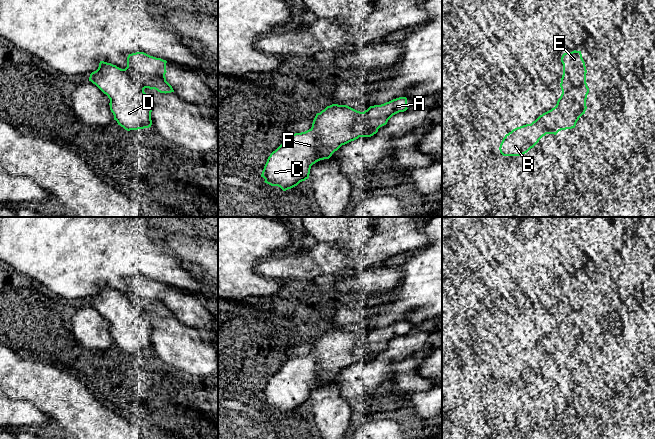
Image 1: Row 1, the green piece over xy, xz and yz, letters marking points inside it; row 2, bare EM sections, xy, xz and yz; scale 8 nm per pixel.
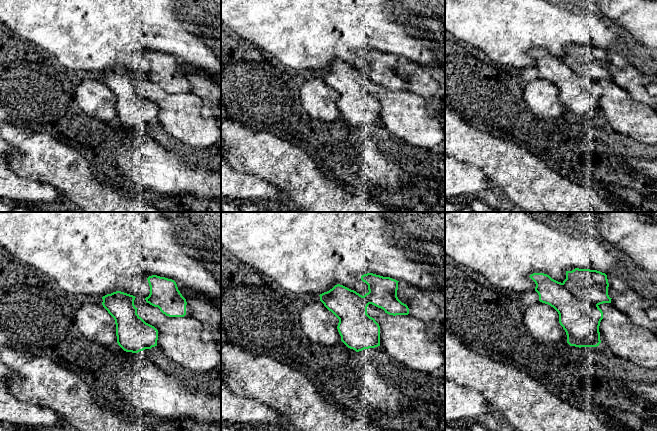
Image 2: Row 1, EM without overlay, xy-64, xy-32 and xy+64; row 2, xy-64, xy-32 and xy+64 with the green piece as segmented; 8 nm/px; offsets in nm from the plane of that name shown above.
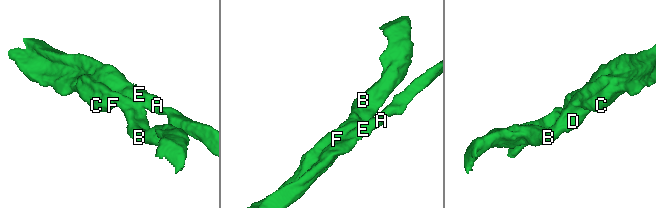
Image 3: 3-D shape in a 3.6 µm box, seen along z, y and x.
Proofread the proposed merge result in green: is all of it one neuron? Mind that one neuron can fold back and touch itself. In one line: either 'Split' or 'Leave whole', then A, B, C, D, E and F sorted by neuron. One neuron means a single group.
Split. Groups: A E / B C D F

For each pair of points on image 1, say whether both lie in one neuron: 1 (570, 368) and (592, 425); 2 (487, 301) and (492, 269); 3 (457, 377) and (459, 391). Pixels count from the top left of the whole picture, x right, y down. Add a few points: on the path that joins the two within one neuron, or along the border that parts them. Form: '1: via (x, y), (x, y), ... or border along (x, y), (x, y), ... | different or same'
1: via (572, 382), (576, 386), (579, 411) | same
2: border along (478, 274), (495, 294) | different
3: via (457, 380), (457, 388) | same

